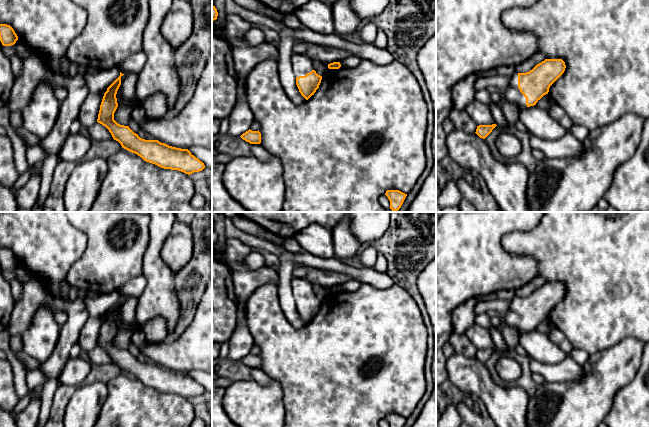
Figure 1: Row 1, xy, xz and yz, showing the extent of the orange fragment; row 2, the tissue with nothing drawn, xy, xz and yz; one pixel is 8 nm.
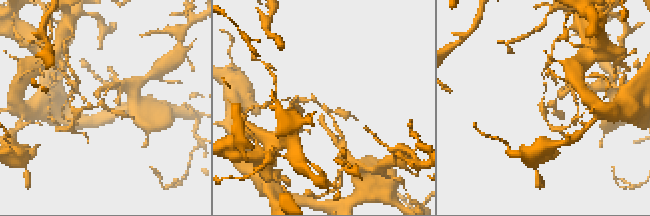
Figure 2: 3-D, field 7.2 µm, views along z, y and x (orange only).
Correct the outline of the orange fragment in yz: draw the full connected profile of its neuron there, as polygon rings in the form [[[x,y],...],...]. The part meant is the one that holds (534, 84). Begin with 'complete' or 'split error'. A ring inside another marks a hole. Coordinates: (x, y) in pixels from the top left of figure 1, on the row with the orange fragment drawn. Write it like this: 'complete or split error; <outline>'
split error; [[[545,59],[529,72],[515,71],[503,91],[504,101],[515,104],[520,113],[536,105],[544,95],[548,94],[550,86],[564,73],[565,68],[562,59]]]

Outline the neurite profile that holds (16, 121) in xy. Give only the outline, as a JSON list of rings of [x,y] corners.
[[[10,112],[10,124],[13,129],[23,127],[22,112]]]

